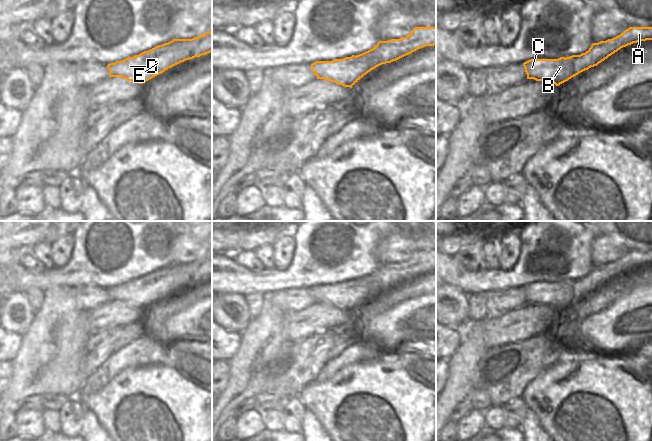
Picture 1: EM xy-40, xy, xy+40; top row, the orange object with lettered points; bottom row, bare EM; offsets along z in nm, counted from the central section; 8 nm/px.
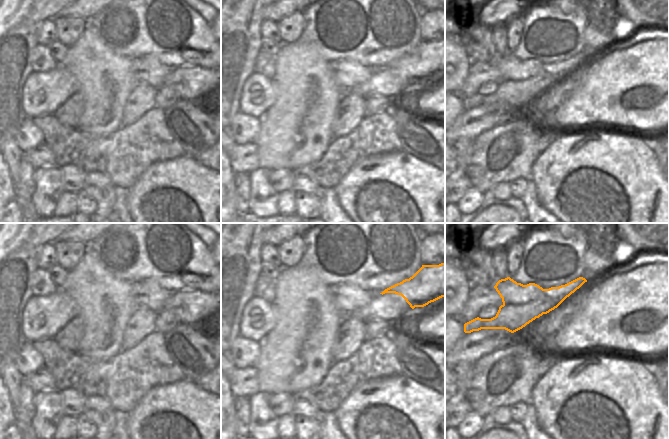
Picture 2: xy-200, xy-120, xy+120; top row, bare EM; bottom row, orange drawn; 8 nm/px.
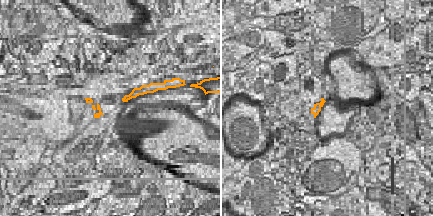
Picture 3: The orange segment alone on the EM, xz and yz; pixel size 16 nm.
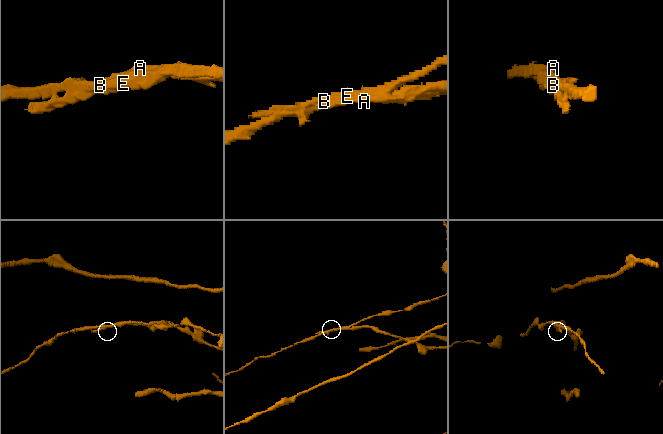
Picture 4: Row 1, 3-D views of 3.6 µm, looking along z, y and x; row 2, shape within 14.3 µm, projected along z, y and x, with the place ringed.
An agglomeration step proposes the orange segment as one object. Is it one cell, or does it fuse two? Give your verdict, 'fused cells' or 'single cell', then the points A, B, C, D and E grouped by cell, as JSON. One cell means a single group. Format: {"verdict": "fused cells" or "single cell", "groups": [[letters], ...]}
{"verdict": "fused cells", "groups": [["A"], ["B", "C", "D", "E"]]}

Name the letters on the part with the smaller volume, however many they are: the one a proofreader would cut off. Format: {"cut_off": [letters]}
{"cut_off": ["B", "C", "D", "E"]}

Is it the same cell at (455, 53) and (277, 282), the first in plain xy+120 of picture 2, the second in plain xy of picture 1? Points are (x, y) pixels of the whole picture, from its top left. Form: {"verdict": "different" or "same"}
{"verdict": "different"}

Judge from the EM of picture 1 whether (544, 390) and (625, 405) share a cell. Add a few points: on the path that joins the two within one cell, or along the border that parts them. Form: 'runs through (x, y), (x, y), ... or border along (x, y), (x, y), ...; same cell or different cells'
runs through (564, 390), (590, 390), (605, 396); same cell

